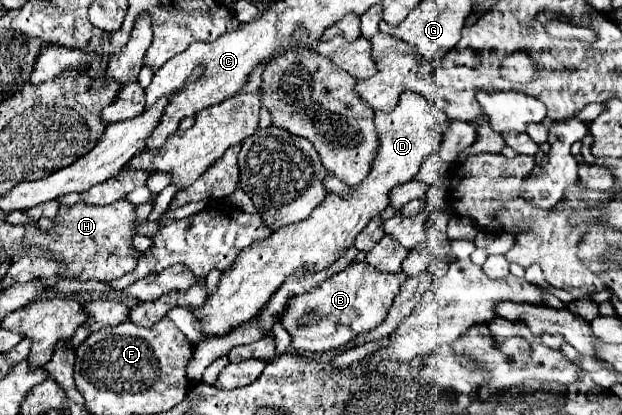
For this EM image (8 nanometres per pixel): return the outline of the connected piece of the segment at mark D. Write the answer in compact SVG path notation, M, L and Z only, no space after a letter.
M409 91L399 95L399 103L391 113L375 111L379 147L369 175L359 185L349 187L349 193L345 197L337 193L327 193L325 201L309 215L309 219L293 225L283 225L273 231L265 241L259 241L241 251L231 269L221 273L215 293L209 295L201 307L189 309L201 321L203 337L223 337L235 327L251 321L265 307L279 285L291 273L295 273L295 269L305 267L309 269L309 273L317 273L339 259L345 249L353 245L357 233L389 205L389 191L411 181L421 169L423 161L439 149L441 137L447 127L447 117L441 115L441 111L433 103Z

